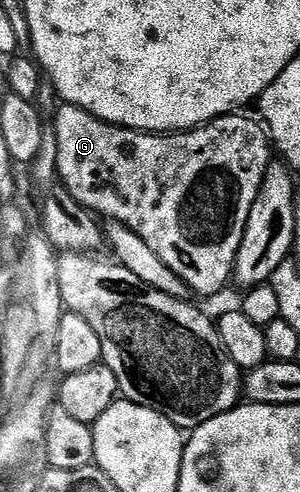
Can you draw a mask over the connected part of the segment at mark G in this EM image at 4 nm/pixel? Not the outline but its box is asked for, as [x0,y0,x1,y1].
[51,104,271,297]

